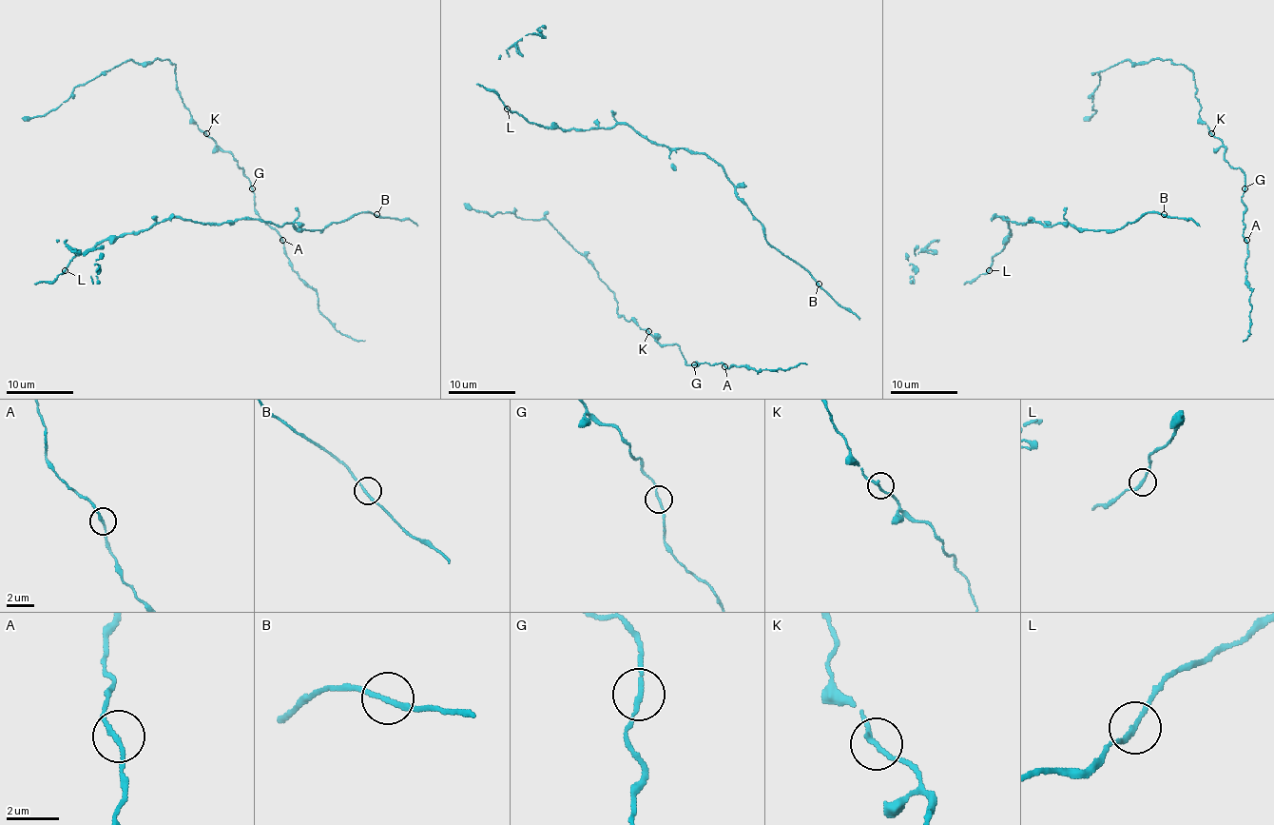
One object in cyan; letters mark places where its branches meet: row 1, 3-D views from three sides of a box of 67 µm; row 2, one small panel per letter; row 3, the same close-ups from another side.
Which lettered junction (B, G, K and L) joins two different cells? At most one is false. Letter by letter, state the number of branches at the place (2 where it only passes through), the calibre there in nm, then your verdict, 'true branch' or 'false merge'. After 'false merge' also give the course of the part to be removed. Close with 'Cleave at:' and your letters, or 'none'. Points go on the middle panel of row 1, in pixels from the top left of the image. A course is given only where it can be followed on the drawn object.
B: 2 | 180 nm | true branch
G: 2 | 160 nm | true branch
K: 2 | 180 nm | true branch
L: 2 | 180 nm | true branch
Cleave at: none

